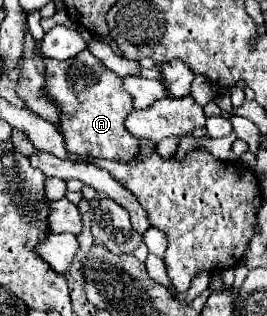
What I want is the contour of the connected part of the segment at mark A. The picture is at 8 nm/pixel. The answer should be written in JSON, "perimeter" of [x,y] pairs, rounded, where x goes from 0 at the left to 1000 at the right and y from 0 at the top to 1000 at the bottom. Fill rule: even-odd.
{"perimeter":[[[330,155],[322,161],[307,161],[307,168],[292,168],[285,180],[270,180],[270,187],[247,187],[247,193],[210,193],[210,187],[172,187],[172,180],[157,180],[165,187],[165,199],[172,199],[172,231],[165,231],[165,294],[195,313],[195,326],[210,326],[210,339],[217,339],[217,351],[225,351],[225,383],[217,383],[217,415],[225,415],[225,427],[240,427],[240,453],[247,453],[247,478],[255,478],[255,491],[262,497],[277,497],[277,509],[292,509],[292,516],[345,516],[345,509],[360,509],[360,503],[412,503],[412,509],[449,509],[449,516],[479,516],[479,509],[494,509],[494,503],[509,503],[517,491],[524,491],[524,440],[517,434],[502,434],[487,415],[472,415],[472,402],[464,402],[464,377],[494,358],[494,301],[479,301],[472,288],[464,288],[464,256],[457,256],[457,244],[442,244],[427,225],[412,225],[412,218],[397,218]]]}

